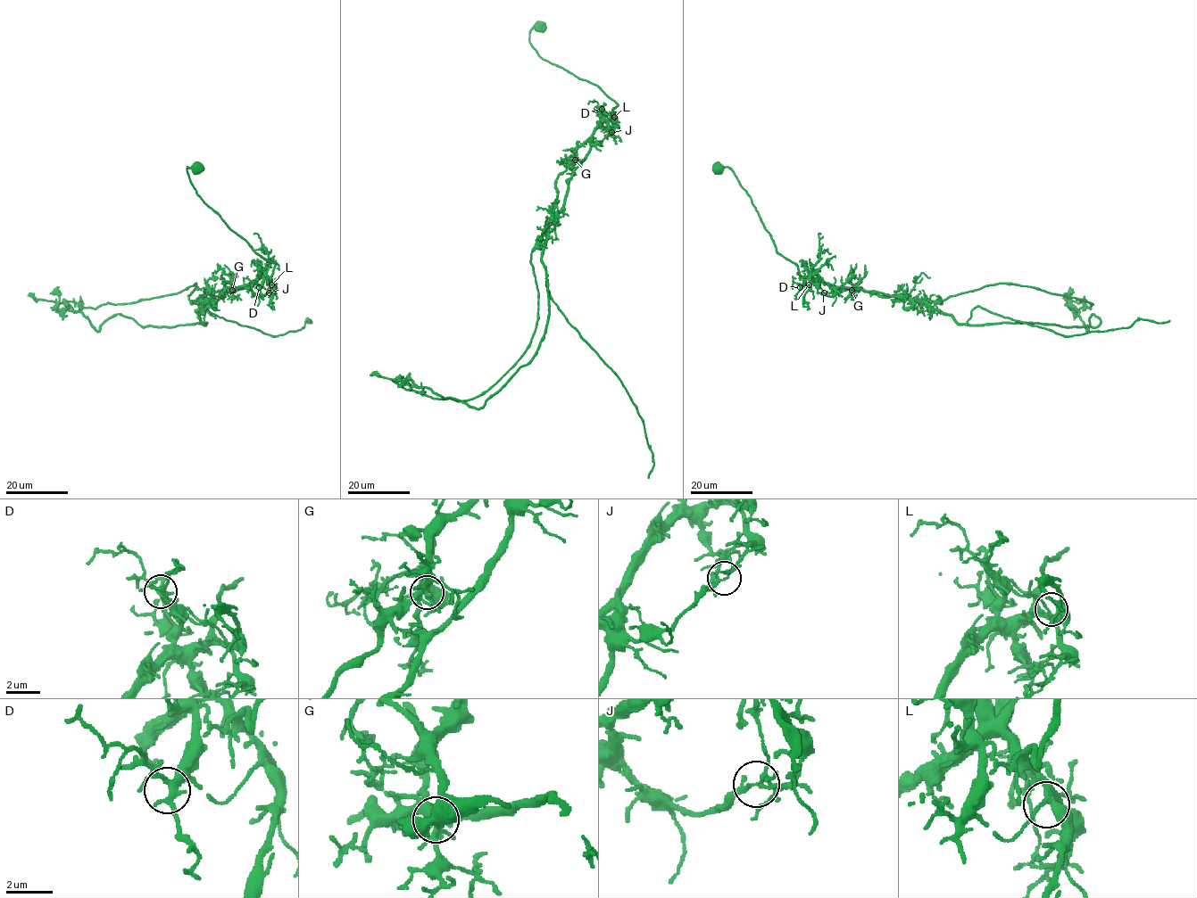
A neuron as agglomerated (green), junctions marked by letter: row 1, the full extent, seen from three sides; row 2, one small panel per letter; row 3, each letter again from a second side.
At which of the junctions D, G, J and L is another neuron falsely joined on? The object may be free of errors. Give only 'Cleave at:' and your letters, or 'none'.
Cleave at: J

